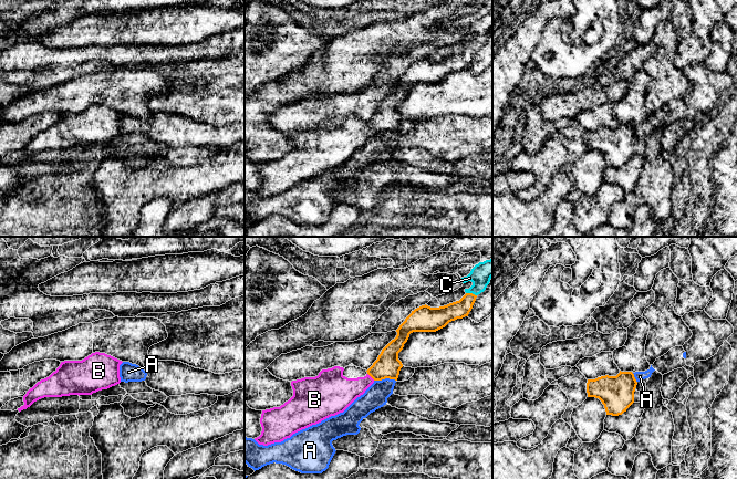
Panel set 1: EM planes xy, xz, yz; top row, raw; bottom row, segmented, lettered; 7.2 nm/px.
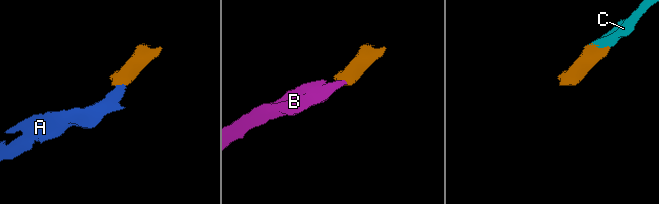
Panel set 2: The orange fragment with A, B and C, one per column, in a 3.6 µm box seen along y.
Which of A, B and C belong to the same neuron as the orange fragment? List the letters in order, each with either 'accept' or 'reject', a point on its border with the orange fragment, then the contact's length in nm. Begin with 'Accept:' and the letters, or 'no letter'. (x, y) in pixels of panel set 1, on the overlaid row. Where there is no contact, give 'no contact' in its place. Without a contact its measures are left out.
Accept: B, C
A: reject; contact xz (384, 378); length 160 nm
B: accept; contact xz (371, 376); length 80 nm
C: accept; contact xz (471, 293); length 80 nm

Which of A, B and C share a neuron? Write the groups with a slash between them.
A / B C

